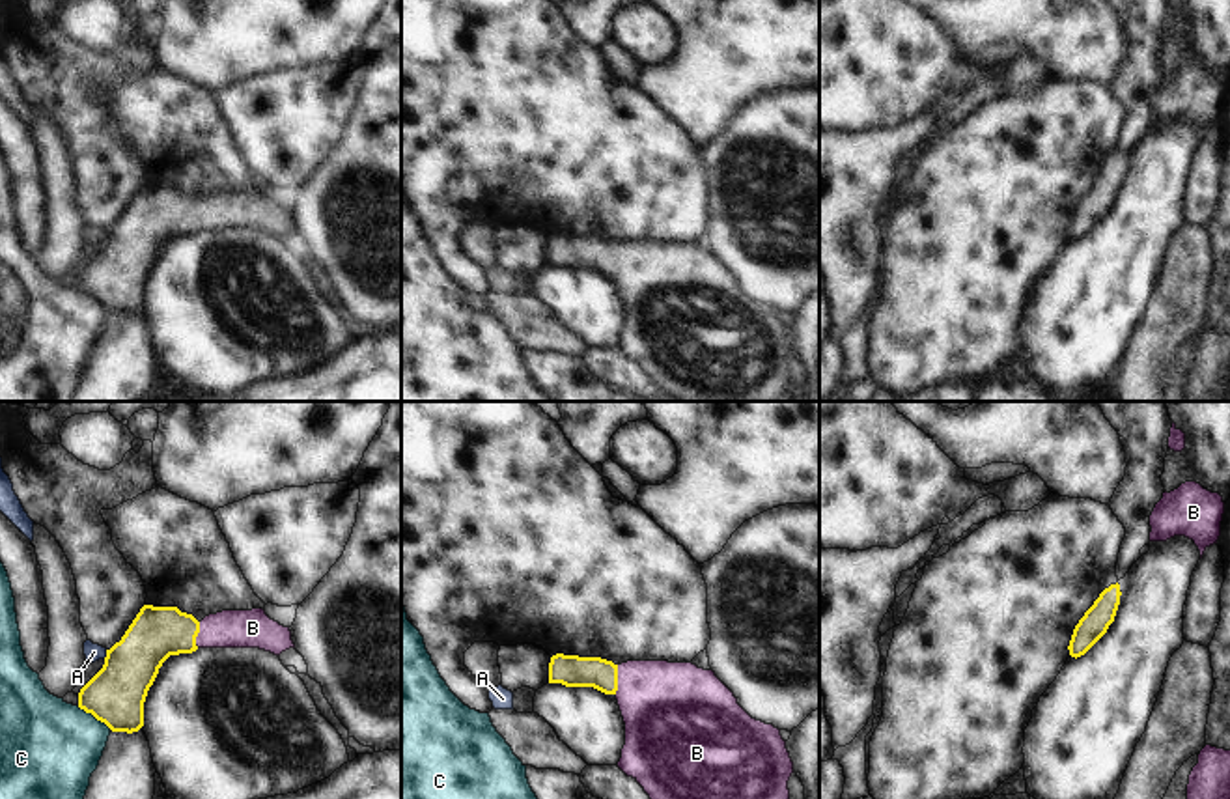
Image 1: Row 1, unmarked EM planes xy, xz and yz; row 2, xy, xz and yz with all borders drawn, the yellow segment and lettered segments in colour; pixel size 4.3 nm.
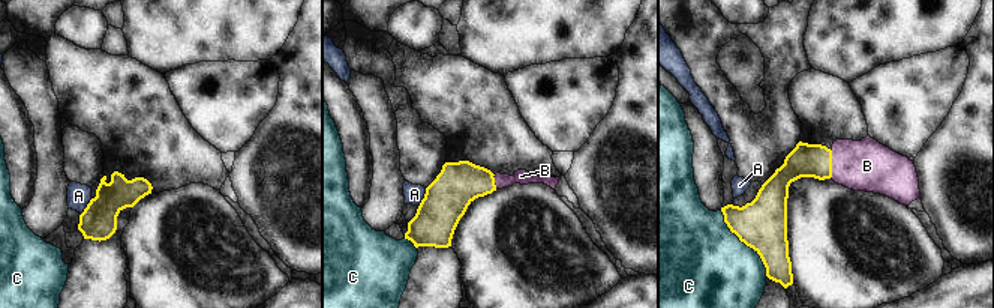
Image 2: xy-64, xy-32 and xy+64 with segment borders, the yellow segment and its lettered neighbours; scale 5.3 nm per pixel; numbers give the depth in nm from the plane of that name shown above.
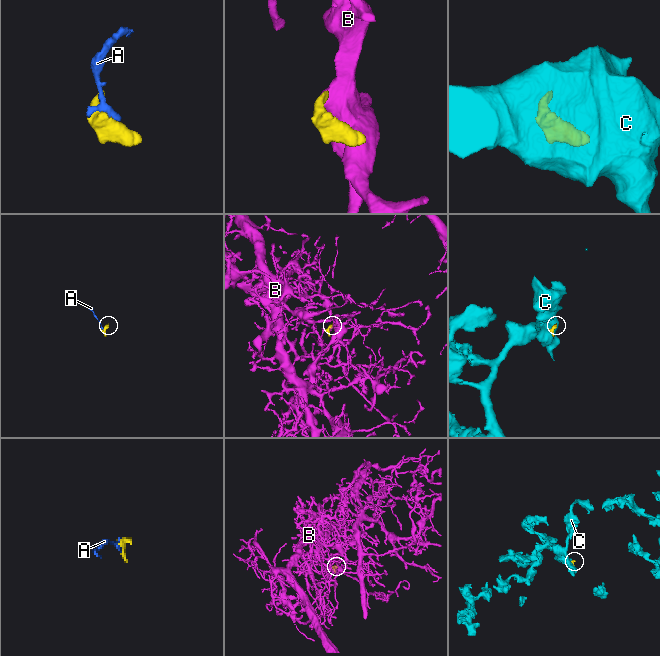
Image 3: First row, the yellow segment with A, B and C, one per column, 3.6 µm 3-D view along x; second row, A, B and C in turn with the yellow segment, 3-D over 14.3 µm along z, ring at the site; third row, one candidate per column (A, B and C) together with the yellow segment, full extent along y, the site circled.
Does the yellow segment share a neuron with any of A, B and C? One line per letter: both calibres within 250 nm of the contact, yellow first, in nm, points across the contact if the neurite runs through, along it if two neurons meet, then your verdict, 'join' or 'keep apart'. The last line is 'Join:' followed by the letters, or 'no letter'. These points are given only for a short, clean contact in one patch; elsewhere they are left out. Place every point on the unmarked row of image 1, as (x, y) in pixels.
A: 240/80 nm | keep apart
B: 140/380 nm | across xz (572, 252), (594, 252), (616, 262), (637, 266), (667, 290) | join
C: 240/420 nm | keep apart
Join: B

